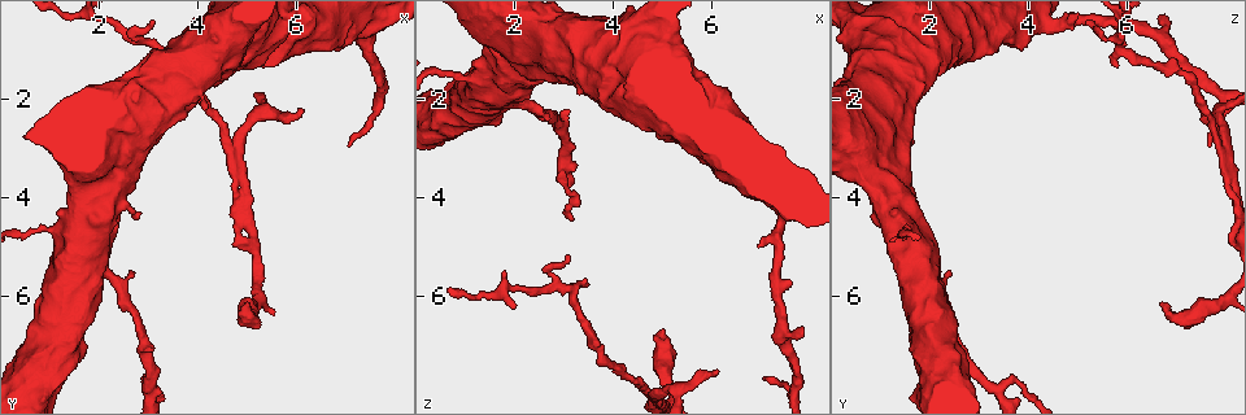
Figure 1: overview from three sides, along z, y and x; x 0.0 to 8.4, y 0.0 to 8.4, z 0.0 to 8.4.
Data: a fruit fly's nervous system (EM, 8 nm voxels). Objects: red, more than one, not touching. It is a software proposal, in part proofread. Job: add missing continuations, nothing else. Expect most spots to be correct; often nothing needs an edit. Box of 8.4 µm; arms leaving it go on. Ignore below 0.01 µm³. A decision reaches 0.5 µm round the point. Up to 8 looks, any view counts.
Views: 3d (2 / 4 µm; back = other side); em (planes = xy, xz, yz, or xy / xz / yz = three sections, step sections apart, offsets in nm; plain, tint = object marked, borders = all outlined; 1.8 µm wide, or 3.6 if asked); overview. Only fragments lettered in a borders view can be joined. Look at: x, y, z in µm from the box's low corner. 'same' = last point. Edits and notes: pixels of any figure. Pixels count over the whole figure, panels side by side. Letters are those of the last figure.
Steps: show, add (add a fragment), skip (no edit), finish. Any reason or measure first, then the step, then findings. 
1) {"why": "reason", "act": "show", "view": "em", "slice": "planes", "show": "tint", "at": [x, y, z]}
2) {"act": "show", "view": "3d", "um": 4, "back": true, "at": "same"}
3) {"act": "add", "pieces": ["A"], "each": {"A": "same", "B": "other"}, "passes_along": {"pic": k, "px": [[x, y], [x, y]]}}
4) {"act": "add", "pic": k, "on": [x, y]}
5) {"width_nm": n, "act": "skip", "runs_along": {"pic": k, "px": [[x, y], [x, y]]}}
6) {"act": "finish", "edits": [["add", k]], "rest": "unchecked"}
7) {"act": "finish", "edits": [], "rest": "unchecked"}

{"act": "show", "view": "em", "slice": "planes", "show": "borders", "at": [2.65, 5.45, 2.45]}

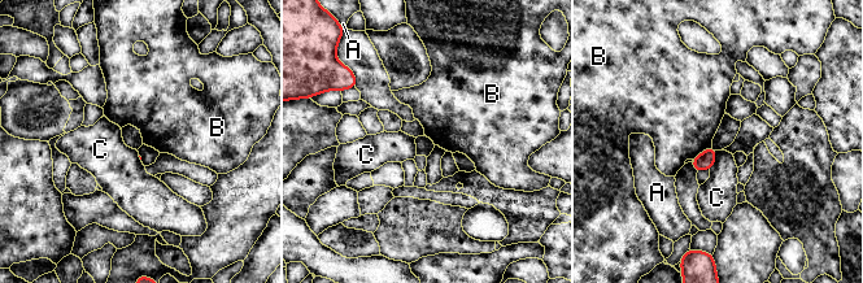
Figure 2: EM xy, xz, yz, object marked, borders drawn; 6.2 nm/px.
{"act": "skip", "each": {"A": "other", "B": "other", "C": "other"}, "found": "none of them fits"}

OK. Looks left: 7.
{"why": "an open end", "act": "show", "view": "em", "slice": "planes", "show": "borders", "at": [5.05, 6.20, 6.65]}

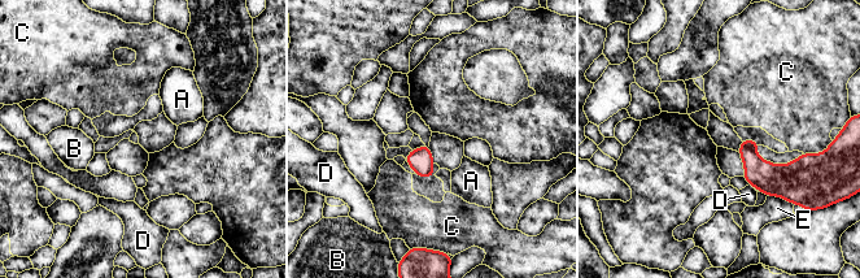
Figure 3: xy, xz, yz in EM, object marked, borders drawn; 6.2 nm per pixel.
{"longest_contact_nm": ["E", 160], "act": "add", "pieces": ["E"], "each": {"A": "other", "B": "other", "C": "other", "D": "other", "E": "same"}, "found": "the cell continues"}

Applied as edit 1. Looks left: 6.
{"act": "show", "view": "overview"}

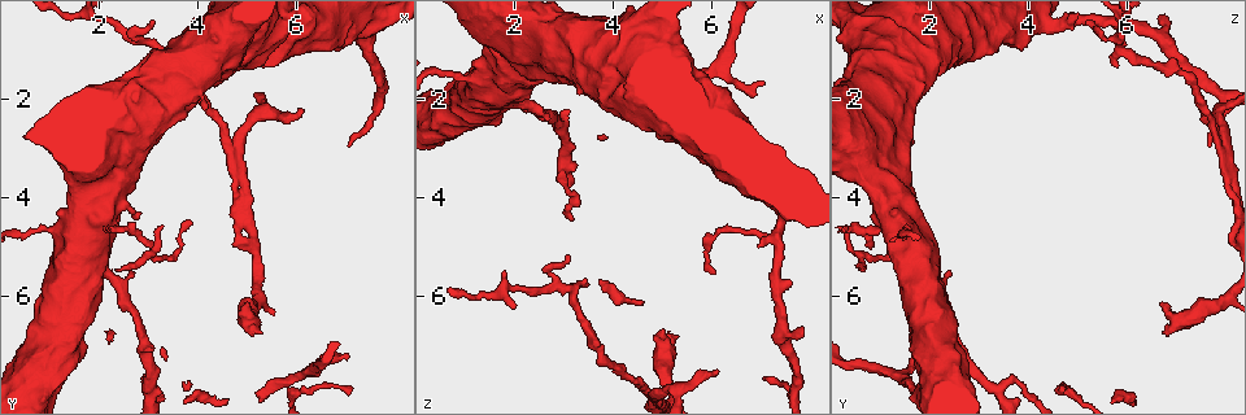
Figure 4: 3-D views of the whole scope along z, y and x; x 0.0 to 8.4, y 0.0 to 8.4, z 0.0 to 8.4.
{"why": "branch stops here", "act": "show", "view": "em", "slice": "planes", "show": "borders", "at": [6.15, 2.25, 7.50]}

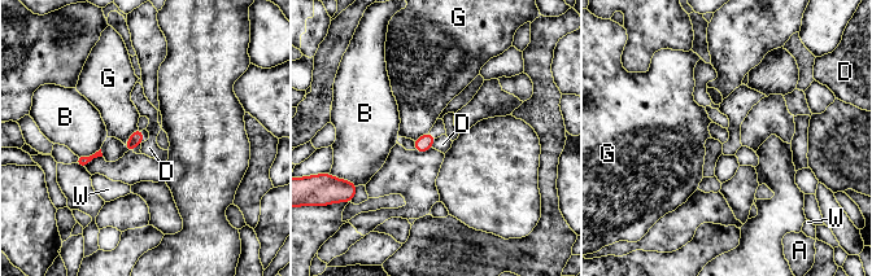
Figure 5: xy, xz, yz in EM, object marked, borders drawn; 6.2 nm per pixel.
{"act": "skip", "each": {"A": "other", "B": "other", "D": "other", "G": "other", "W": "other"}, "border": {"pic": 5, "px": [[436, 139], [431, 147]]}, "found": "no lettered fragment goes on from it"}

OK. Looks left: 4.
{"act": "finish", "edits": [["add", 3]], "rest": "unchecked"}

